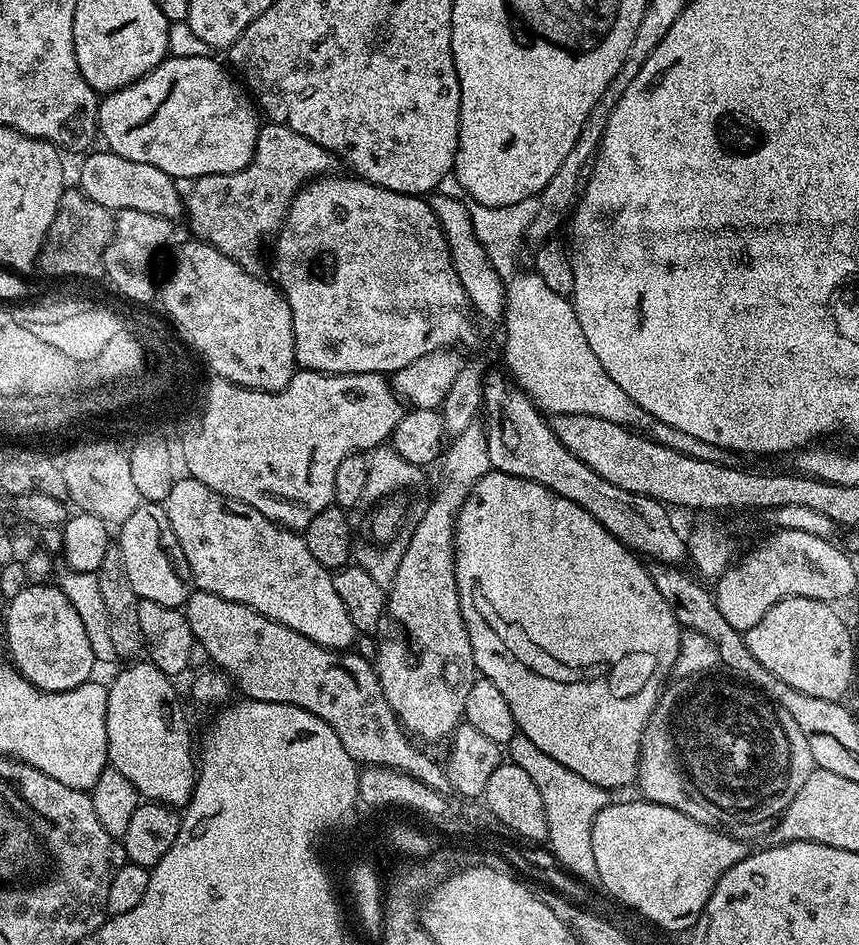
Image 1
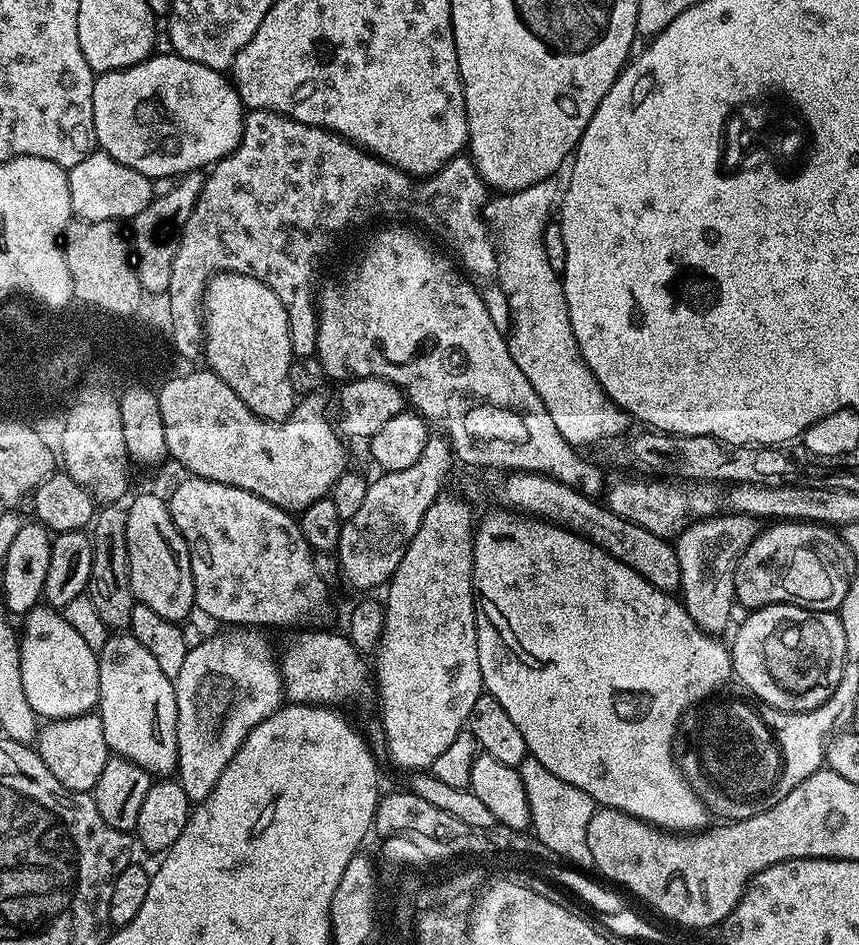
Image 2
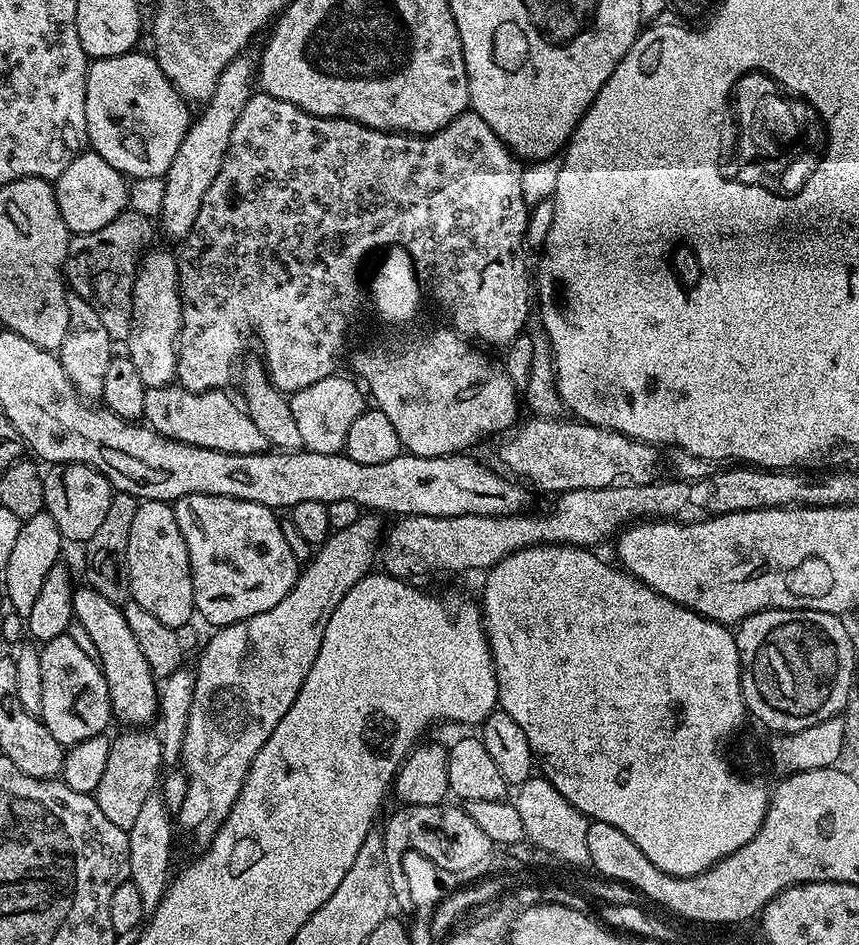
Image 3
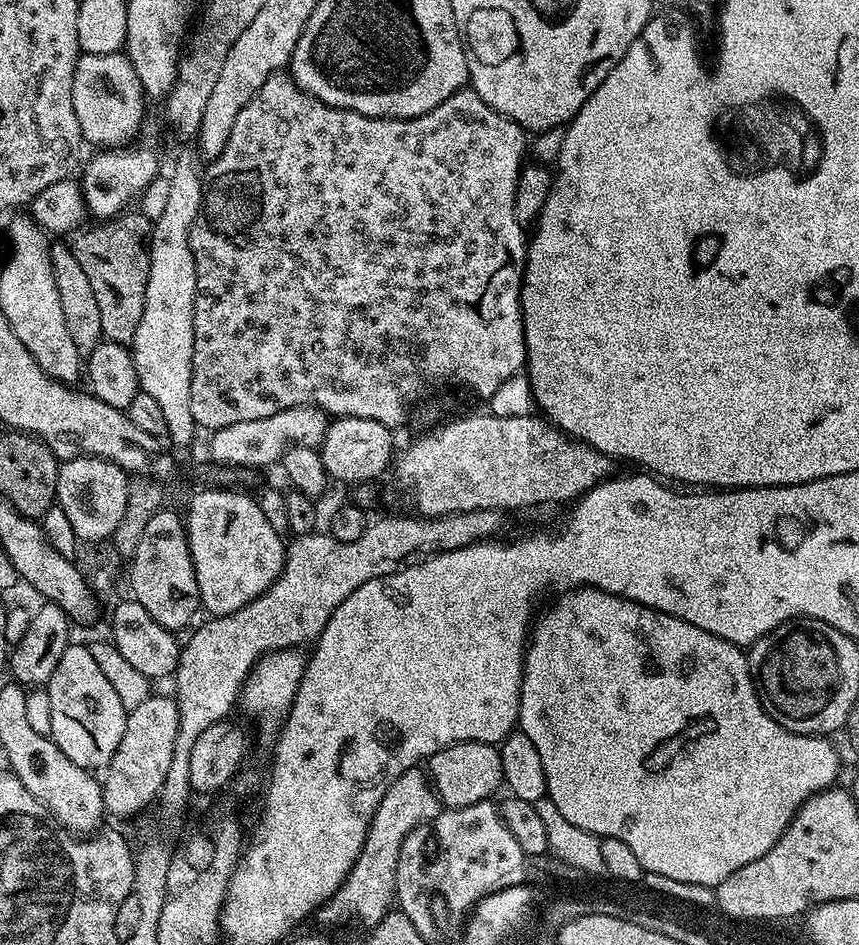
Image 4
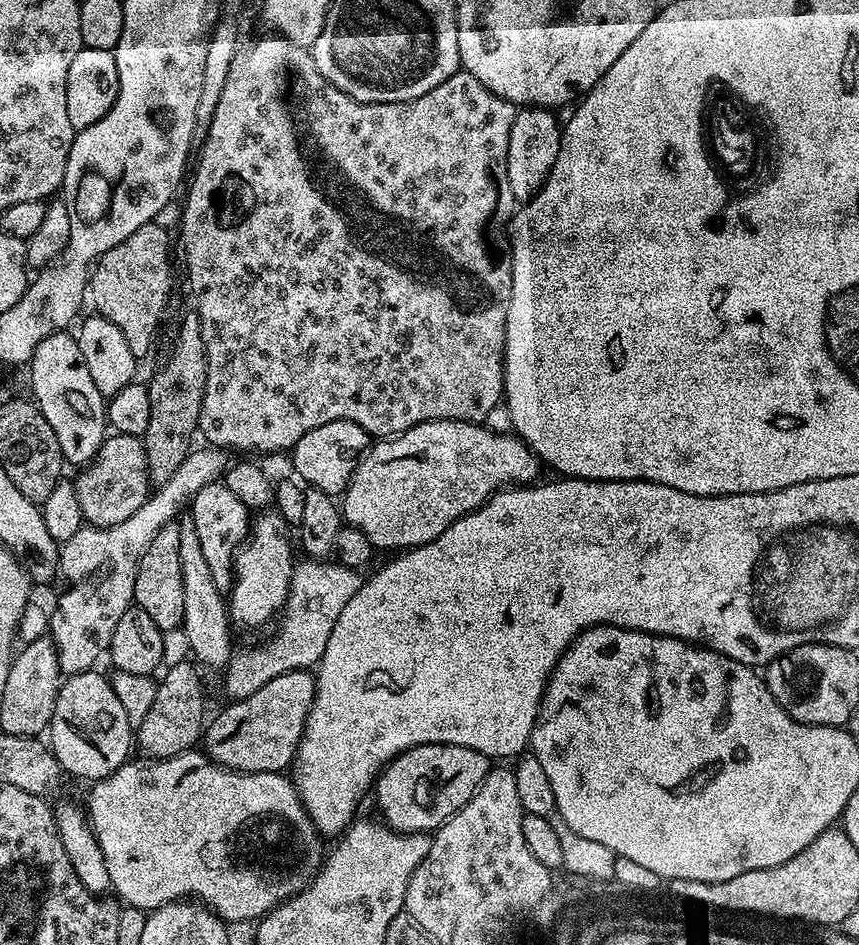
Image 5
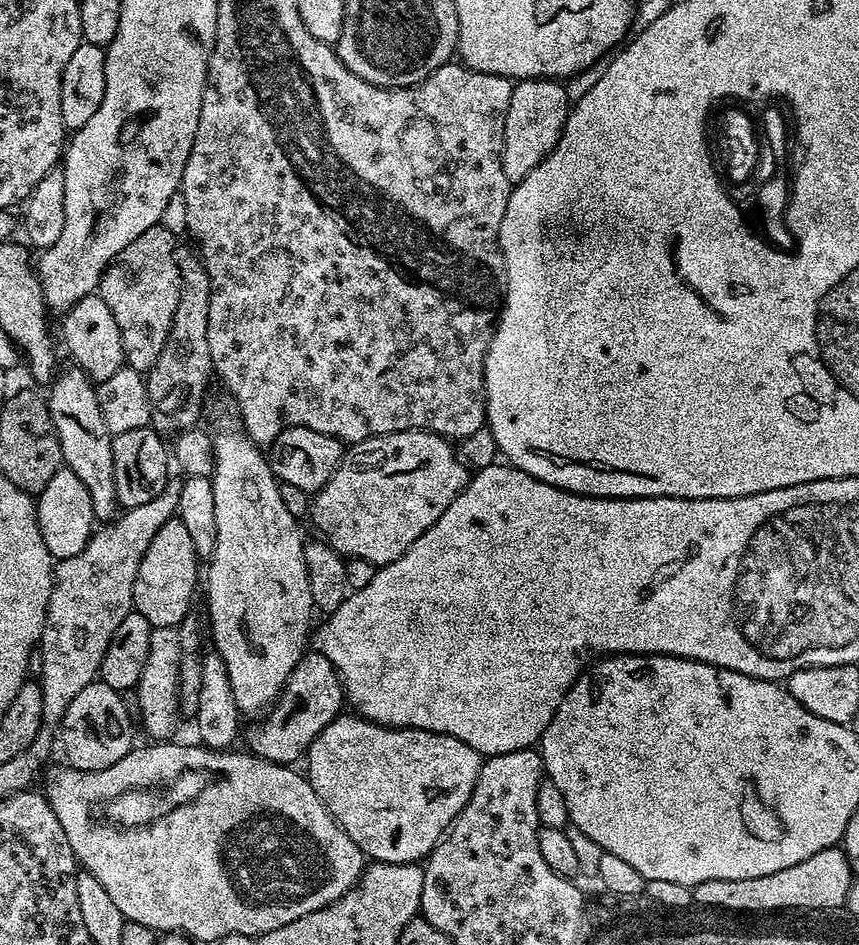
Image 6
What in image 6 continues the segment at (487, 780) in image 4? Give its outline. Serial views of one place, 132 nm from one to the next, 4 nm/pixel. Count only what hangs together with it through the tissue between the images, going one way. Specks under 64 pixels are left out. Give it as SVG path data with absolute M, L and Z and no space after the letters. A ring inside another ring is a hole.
M341 714L327 724L318 734L318 738L314 738L314 742L308 747L307 760L306 775L308 781L310 786L314 786L318 798L326 806L328 813L340 823L340 829L343 832L350 834L350 838L354 843L364 851L365 857L377 864L414 864L423 861L430 855L436 848L437 842L444 839L444 833L456 821L456 815L466 806L466 802L476 785L482 763L480 753L475 752L470 746L466 746L466 742L448 736L445 732L431 732L430 730L418 730L417 728L388 728L384 724L375 724L374 721L365 720L364 717L355 714Z

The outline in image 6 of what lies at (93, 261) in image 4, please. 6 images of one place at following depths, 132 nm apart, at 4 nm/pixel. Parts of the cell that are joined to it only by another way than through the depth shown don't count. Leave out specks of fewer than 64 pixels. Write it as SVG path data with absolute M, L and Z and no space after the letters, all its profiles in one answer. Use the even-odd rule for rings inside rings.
M158 223L150 226L150 230L146 230L146 234L138 234L138 238L134 238L134 242L130 242L130 246L126 246L126 250L122 250L109 262L108 268L104 271L104 276L100 280L98 289L98 295L106 302L106 306L110 306L110 314L114 314L114 322L118 322L118 334L122 334L122 350L124 351L125 365L145 374L152 369L154 362L158 362L158 354L162 354L162 346L166 346L166 338L170 334L170 326L174 322L174 310L178 307L178 294L180 293L180 271L176 261L178 240L177 237L172 237L170 229L164 227L163 223Z

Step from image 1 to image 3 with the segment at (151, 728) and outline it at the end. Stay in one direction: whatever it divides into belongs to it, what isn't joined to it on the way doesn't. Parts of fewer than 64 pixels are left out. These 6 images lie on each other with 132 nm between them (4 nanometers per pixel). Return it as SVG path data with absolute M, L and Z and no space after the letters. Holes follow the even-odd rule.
M87 586L77 587L72 594L72 614L75 623L85 628L86 634L94 641L94 656L104 671L106 686L112 703L112 715L124 726L148 726L157 719L160 711L160 694L157 677L153 676L146 658L138 647L138 638L134 638L130 626L126 623L121 605L102 598L98 590Z

